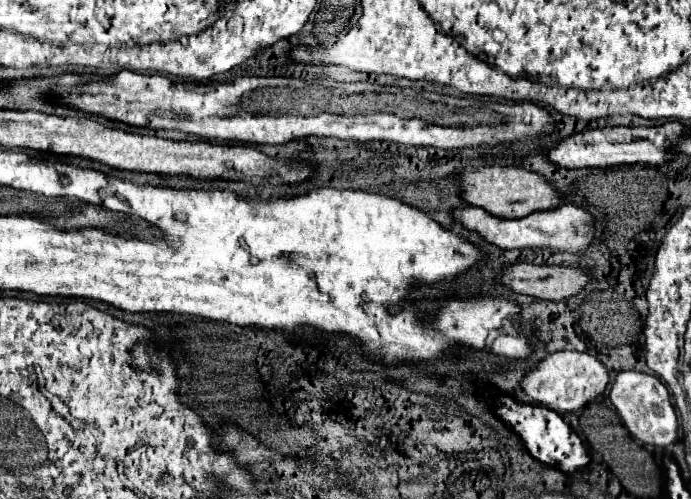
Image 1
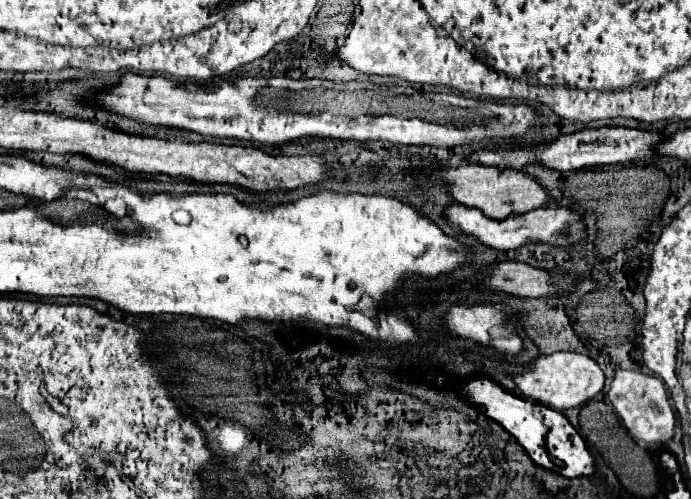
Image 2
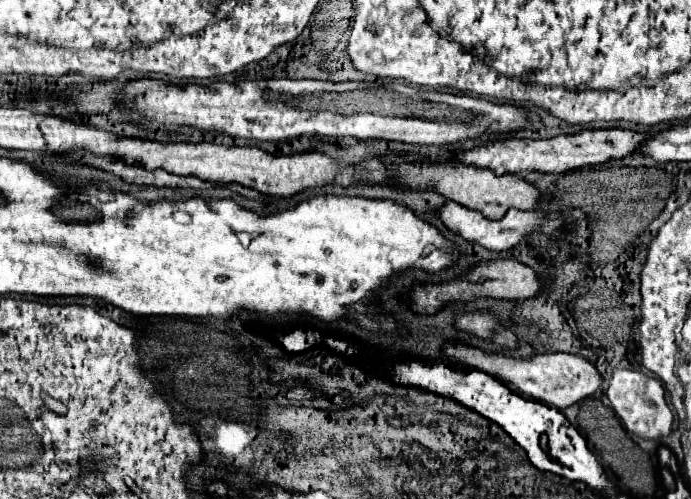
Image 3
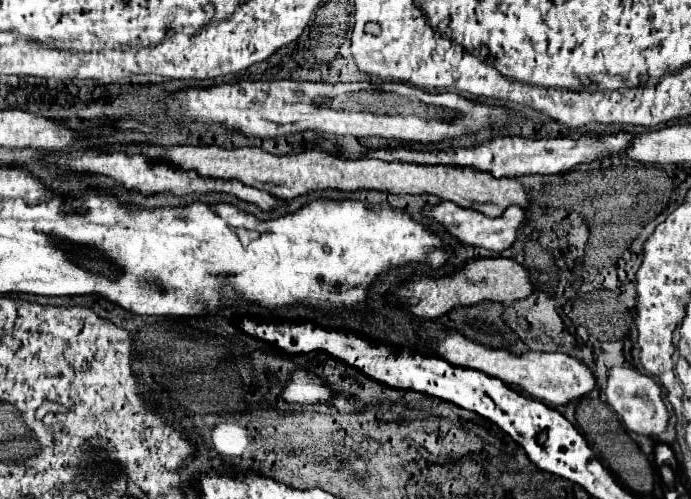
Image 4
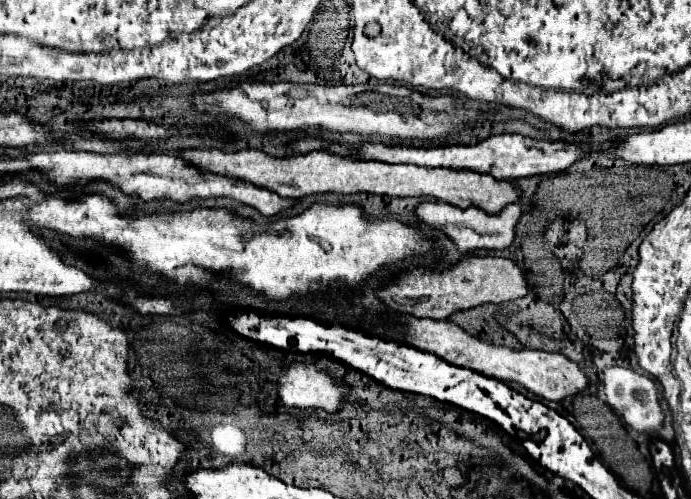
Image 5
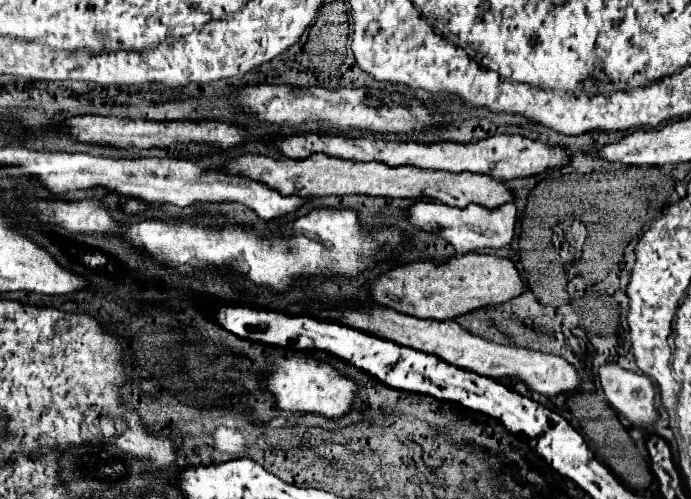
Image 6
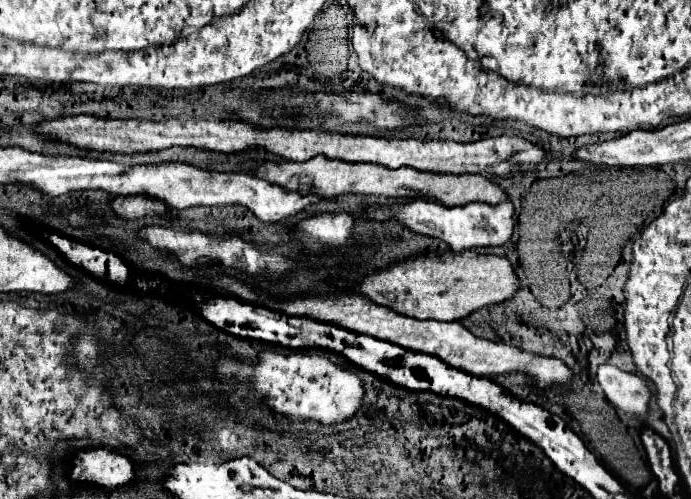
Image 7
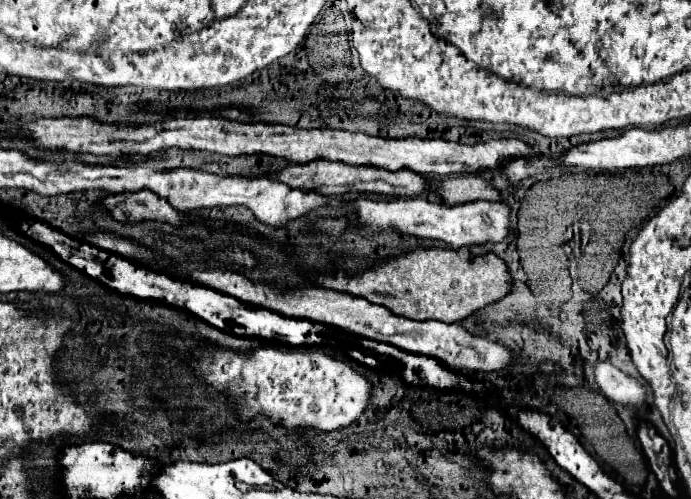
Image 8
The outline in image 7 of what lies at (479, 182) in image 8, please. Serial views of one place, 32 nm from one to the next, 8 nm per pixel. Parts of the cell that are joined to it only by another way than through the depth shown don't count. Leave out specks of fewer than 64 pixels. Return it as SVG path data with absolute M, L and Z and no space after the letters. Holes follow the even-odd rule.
M314 156L308 162L262 162L252 170L254 176L272 180L272 184L280 184L288 190L304 192L304 194L318 194L324 198L342 196L342 194L376 194L376 196L390 196L390 198L436 198L446 206L464 206L470 202L486 202L498 204L506 200L506 194L500 186L488 180L482 174L430 174L430 172L416 172L412 168L398 168L388 170L378 164L348 164L340 160L328 160L326 156Z

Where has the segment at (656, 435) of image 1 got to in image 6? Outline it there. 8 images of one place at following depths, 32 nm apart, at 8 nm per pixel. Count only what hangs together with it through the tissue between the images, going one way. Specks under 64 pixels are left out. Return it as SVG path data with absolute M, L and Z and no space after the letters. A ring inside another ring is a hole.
M616 364L602 366L598 380L606 400L636 426L652 426L658 418L654 410L654 386L644 374L624 370Z

